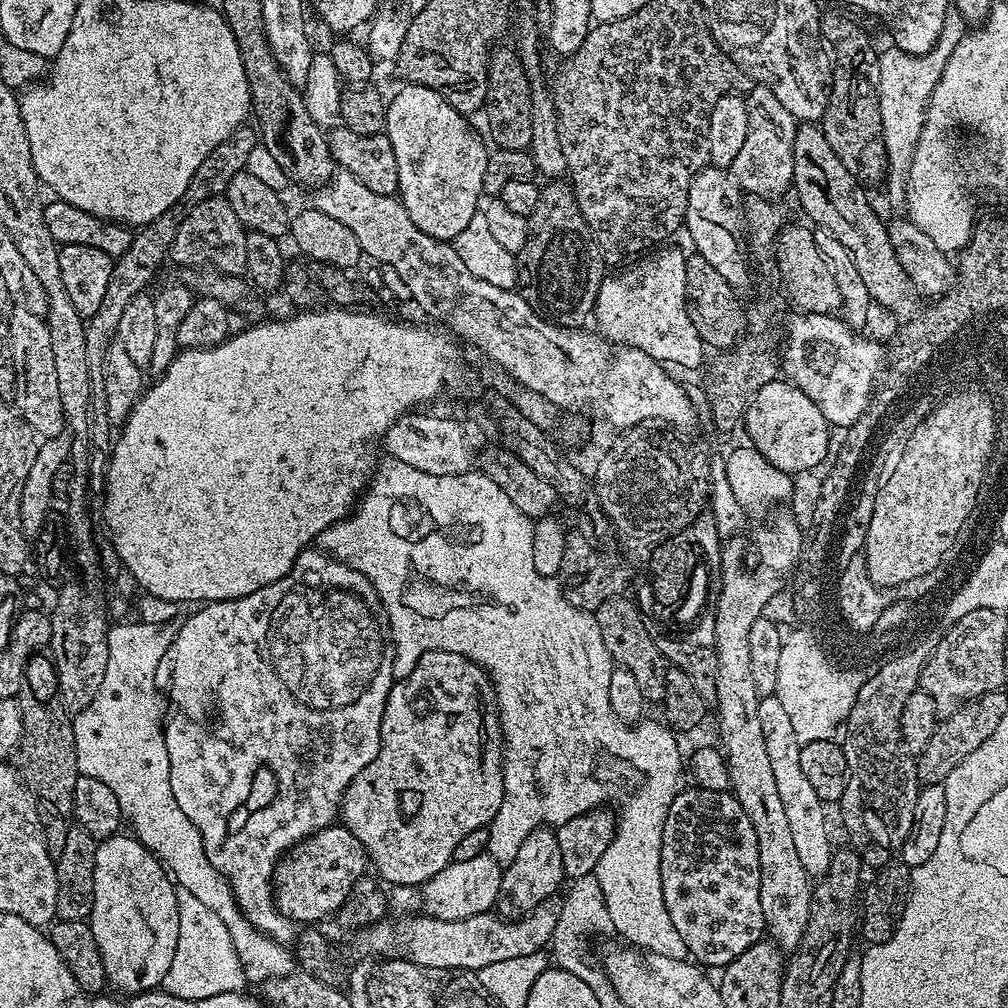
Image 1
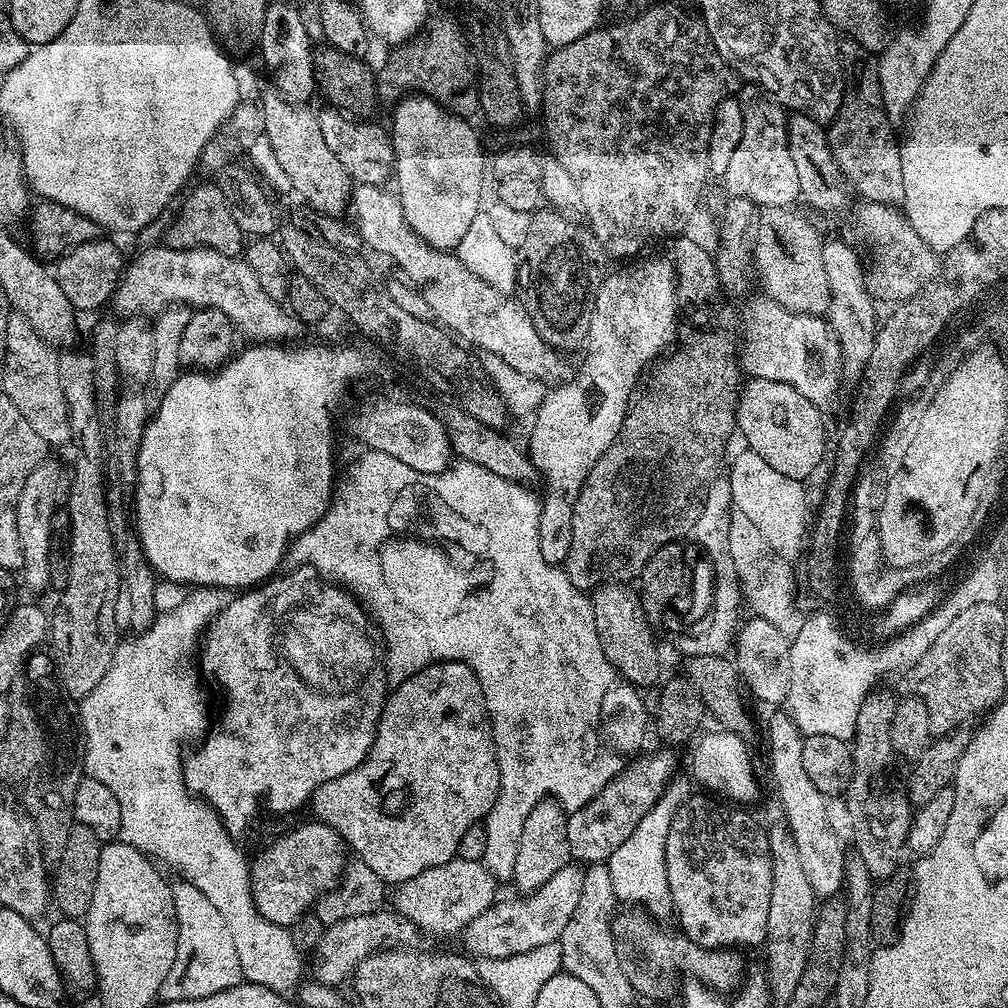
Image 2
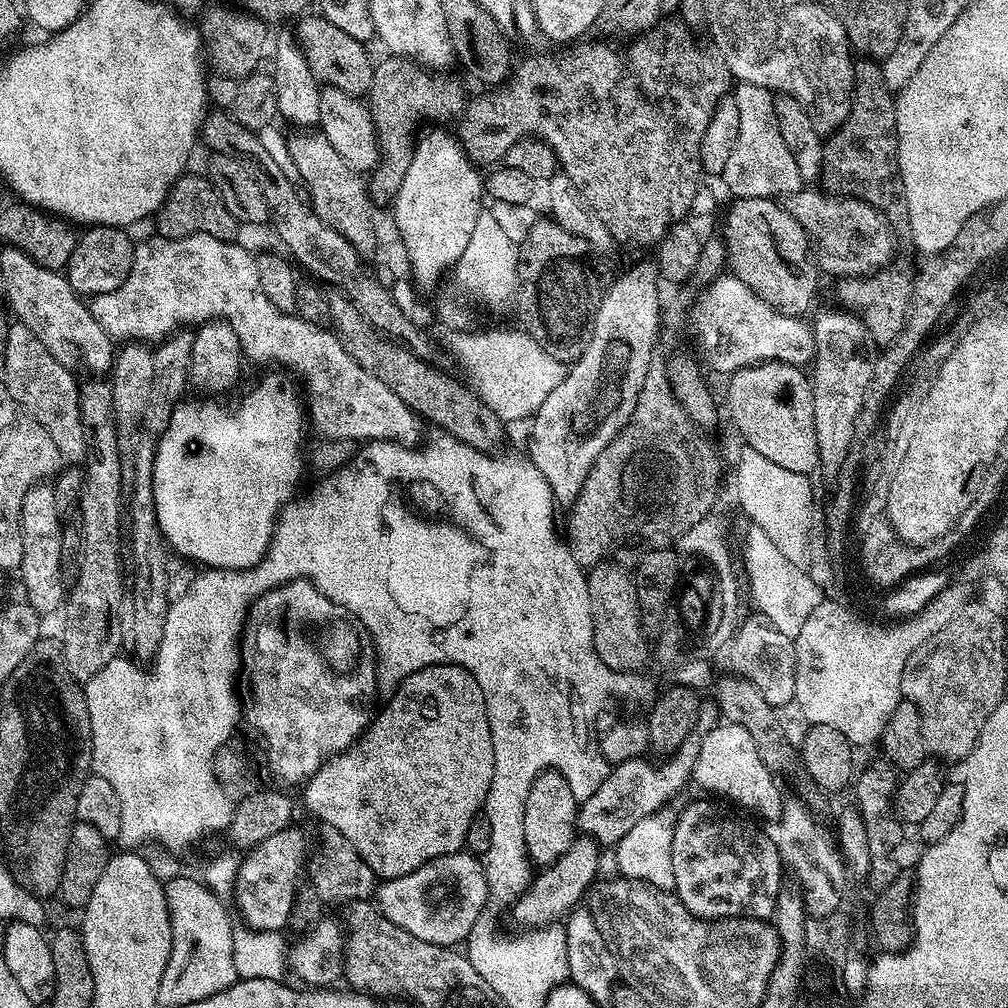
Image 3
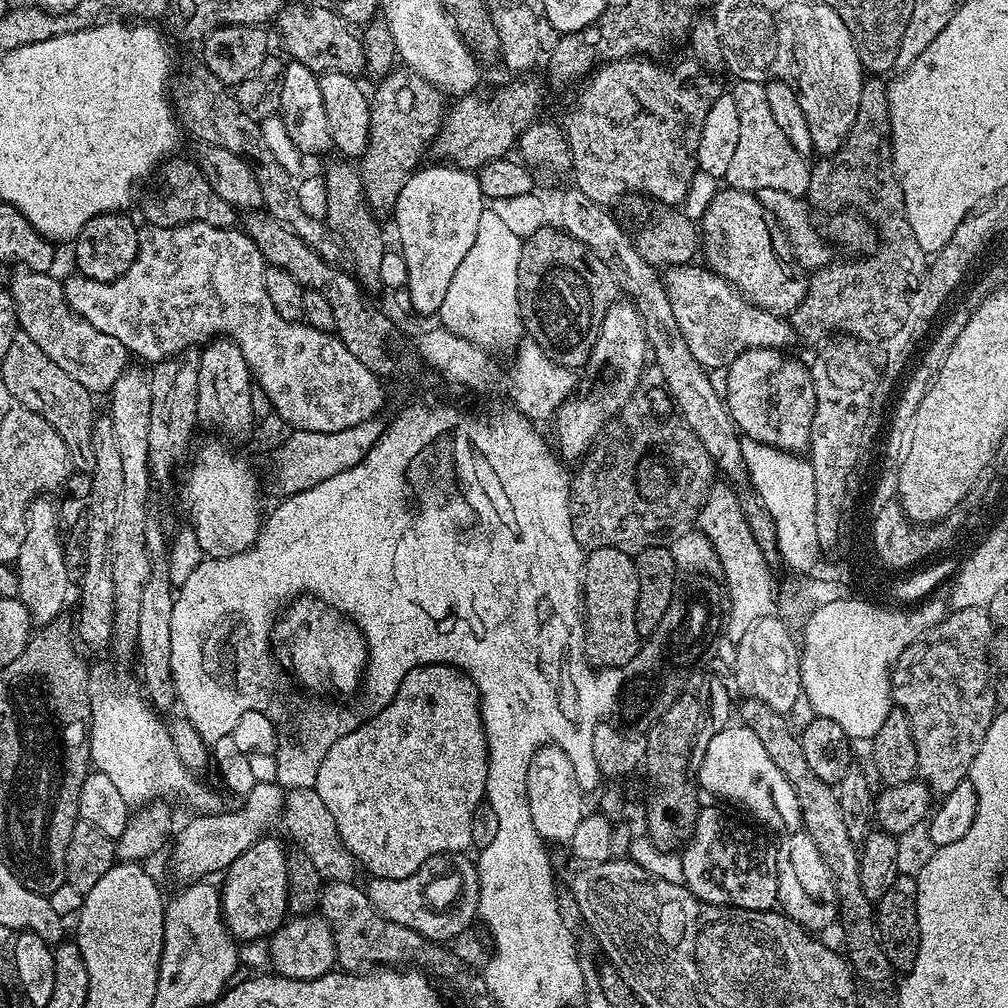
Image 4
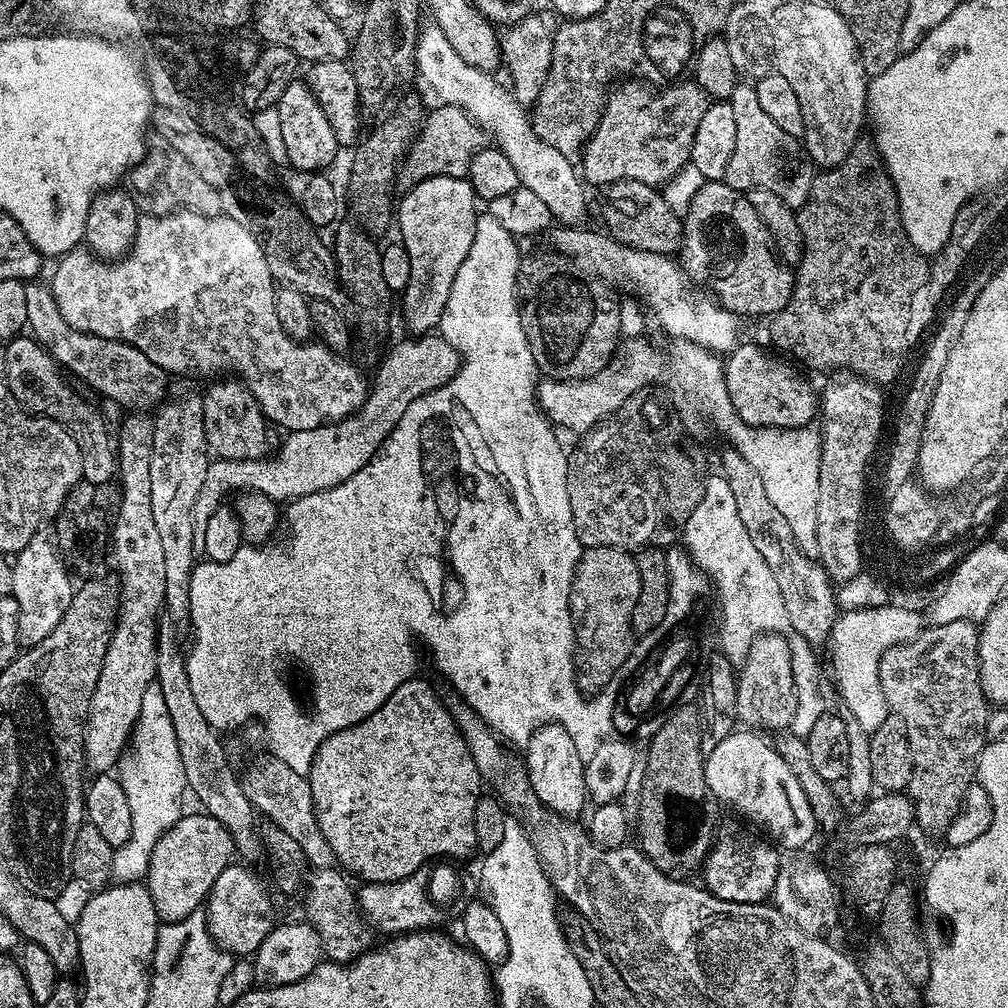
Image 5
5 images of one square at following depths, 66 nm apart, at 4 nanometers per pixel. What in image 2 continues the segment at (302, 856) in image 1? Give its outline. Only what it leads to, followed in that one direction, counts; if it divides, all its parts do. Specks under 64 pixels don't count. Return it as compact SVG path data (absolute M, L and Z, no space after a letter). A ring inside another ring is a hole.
M323 822L311 823L282 833L250 866L254 906L278 928L291 929L321 895L335 888L350 860L344 839L335 830Z

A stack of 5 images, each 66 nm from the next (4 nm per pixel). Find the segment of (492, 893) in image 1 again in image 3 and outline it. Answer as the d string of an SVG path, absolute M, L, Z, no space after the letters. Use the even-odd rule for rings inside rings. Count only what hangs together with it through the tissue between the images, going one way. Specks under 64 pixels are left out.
M467 850L434 858L418 870L377 883L374 903L394 926L404 928L422 942L456 946L467 941L470 930L488 902L484 865Z

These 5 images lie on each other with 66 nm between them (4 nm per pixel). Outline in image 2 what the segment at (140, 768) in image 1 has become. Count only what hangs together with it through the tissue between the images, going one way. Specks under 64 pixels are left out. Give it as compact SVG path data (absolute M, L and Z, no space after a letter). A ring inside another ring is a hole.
M193 587L188 596L178 602L178 606L169 612L159 613L140 639L124 644L124 648L116 652L116 660L112 660L108 676L99 680L98 686L94 686L94 690L79 701L80 731L84 738L84 775L104 783L114 793L114 798L118 798L118 806L122 806L119 843L134 846L161 865L169 864L179 879L190 882L190 886L198 886L198 890L210 898L210 903L226 921L230 938L234 938L234 951L238 954L244 980L288 994L292 987L293 991L301 983L300 975L306 972L305 957L298 946L294 946L289 929L278 928L258 914L252 901L249 861L244 861L219 812L191 795L184 786L180 743L183 740L199 741L210 728L210 704L204 701L204 692L196 685L188 669L188 648L197 645L202 633L224 609L225 603L225 589Z

